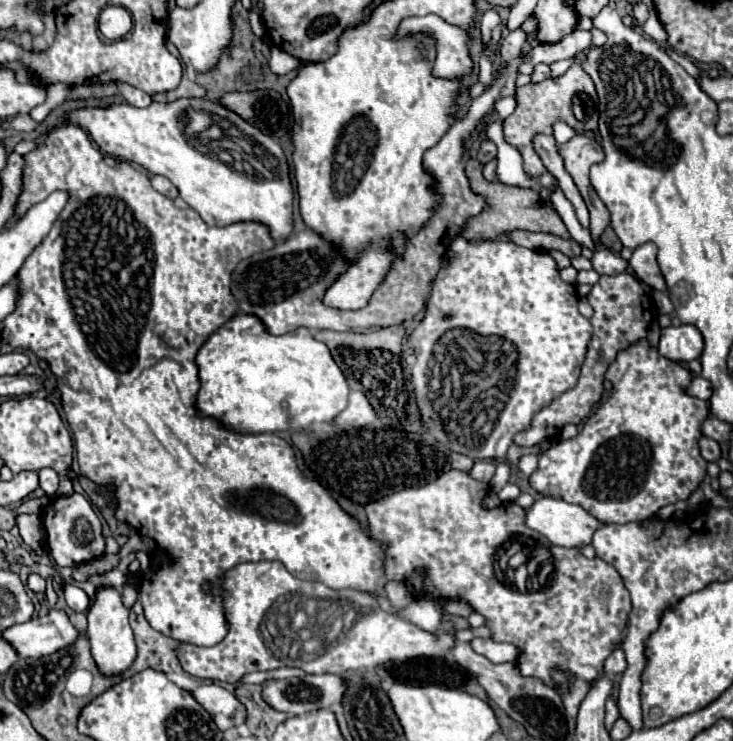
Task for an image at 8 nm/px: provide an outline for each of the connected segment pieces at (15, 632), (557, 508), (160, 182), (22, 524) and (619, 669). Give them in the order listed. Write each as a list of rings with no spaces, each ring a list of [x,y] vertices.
[[[52,608],[46,616],[38,616],[4,630],[2,636],[14,644],[22,658],[42,658],[46,654],[54,654],[54,650],[72,646],[80,632],[64,610]]]
[[[546,496],[534,500],[534,504],[526,508],[524,522],[532,530],[544,534],[552,544],[566,548],[580,548],[590,544],[594,530],[602,526],[582,506]]]
[[[152,176],[152,178],[150,178],[150,182],[152,182],[154,190],[158,190],[158,192],[160,192],[160,194],[164,194],[164,196],[168,196],[168,198],[172,198],[172,200],[178,196],[176,186],[174,186],[168,178],[164,178],[164,176]]]
[[[22,514],[16,518],[18,528],[20,528],[20,536],[24,538],[24,542],[38,554],[38,556],[46,556],[46,548],[44,548],[44,530],[42,530],[42,520],[38,514]]]
[[[616,648],[614,654],[610,654],[610,658],[606,658],[604,662],[604,672],[608,676],[616,676],[616,674],[622,674],[626,670],[626,656],[624,656],[624,650],[622,648]]]

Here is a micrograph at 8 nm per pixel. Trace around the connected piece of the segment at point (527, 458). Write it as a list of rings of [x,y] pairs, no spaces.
[[[524,454],[524,456],[520,456],[520,460],[518,460],[518,468],[520,468],[526,476],[530,476],[530,474],[536,470],[536,466],[538,466],[538,456],[536,456],[536,454]]]

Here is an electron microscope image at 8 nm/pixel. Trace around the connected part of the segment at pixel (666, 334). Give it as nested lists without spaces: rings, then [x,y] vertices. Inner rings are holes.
[[[668,326],[661,330],[658,352],[672,362],[690,362],[700,358],[704,348],[702,334],[694,326]]]

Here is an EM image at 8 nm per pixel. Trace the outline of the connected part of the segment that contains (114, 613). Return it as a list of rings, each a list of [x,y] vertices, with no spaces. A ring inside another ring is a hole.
[[[100,588],[96,592],[96,600],[88,610],[88,640],[92,648],[92,658],[104,676],[114,676],[126,672],[136,658],[136,646],[132,628],[128,624],[128,610],[122,604],[122,598],[116,588]]]

